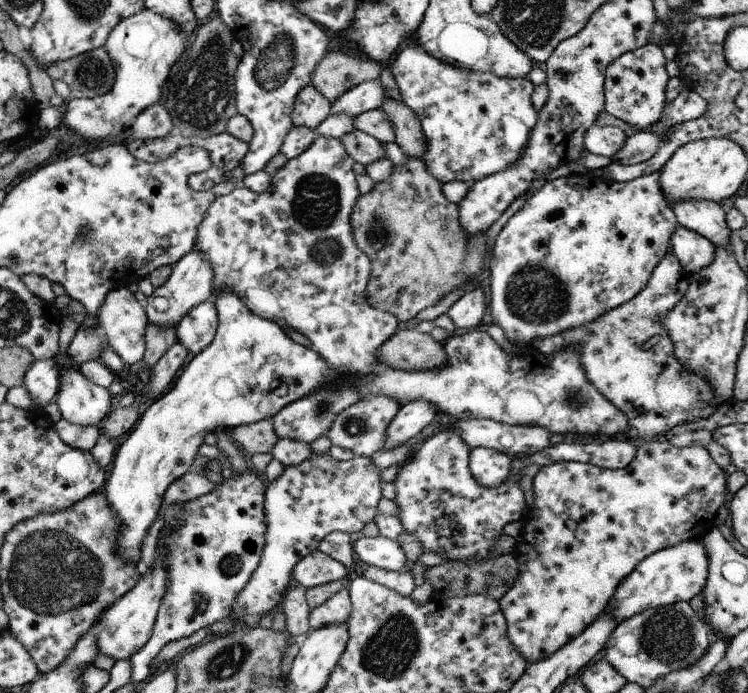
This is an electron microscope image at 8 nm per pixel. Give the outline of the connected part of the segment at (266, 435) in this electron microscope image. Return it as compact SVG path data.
M270 419L241 425L237 429L230 430L229 435L252 455L272 453L273 447L279 442Z

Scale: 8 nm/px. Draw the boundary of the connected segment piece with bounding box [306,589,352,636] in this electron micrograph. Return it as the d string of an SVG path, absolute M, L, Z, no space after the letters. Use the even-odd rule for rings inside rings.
M347 589L340 590L327 602L309 613L309 630L306 636L329 625L347 624L352 611L351 599Z

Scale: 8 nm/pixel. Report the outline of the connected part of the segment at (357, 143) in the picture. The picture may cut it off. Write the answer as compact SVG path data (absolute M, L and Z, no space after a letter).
M360 130L351 131L340 140L344 144L346 153L365 168L375 161L387 158L383 144Z

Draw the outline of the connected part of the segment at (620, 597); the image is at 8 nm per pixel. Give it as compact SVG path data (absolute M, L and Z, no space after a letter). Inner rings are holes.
M685 541L648 556L620 585L607 605L607 612L616 623L679 601L690 601L706 591L708 560L702 541Z

